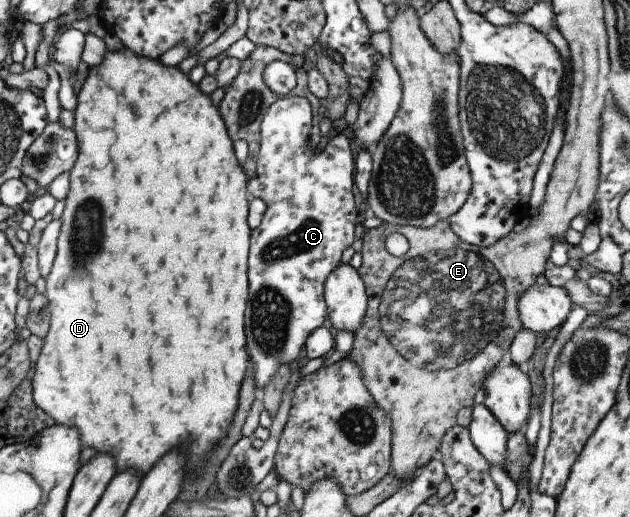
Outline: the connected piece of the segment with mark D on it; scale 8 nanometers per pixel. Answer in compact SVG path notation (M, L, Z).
M116 50L116 52L108 52L104 54L102 62L94 68L88 68L88 74L84 78L84 84L80 90L78 90L77 104L73 111L73 126L74 135L76 138L77 158L69 171L69 190L64 198L64 211L59 218L61 228L57 237L57 244L55 247L55 256L48 276L46 276L46 290L44 296L48 302L48 314L49 325L47 332L40 335L42 347L40 348L36 362L32 366L32 379L31 379L31 400L36 406L40 408L46 416L48 416L54 424L58 426L68 426L68 428L76 428L78 432L78 438L80 440L80 448L91 447L95 450L96 454L110 454L112 452L112 460L114 460L115 472L122 472L122 470L134 470L138 476L143 477L158 462L158 458L162 458L164 452L168 452L172 446L180 446L180 444L186 444L190 454L184 454L186 456L186 462L184 462L184 476L182 478L196 478L200 476L202 468L206 468L206 456L208 452L216 446L216 442L226 434L228 426L232 420L232 414L236 412L236 406L238 405L238 392L240 390L240 384L244 380L245 372L247 370L248 356L244 352L244 326L242 326L242 312L244 312L244 304L246 304L246 254L248 254L248 226L246 226L246 206L248 206L248 200L246 200L246 176L244 176L244 170L238 166L236 158L234 158L234 152L232 152L232 141L228 138L222 118L218 114L217 106L214 106L210 102L209 96L202 94L197 84L192 84L188 79L188 75L182 74L177 67L162 66L158 59L150 60L150 58L140 58L136 54L132 54L130 50Z

